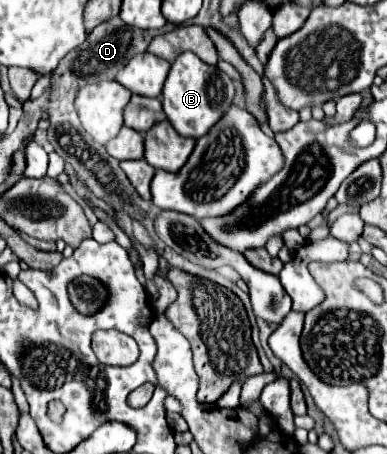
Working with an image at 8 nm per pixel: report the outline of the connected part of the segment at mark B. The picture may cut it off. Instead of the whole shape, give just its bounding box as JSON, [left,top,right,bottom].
[162,51,236,139]

